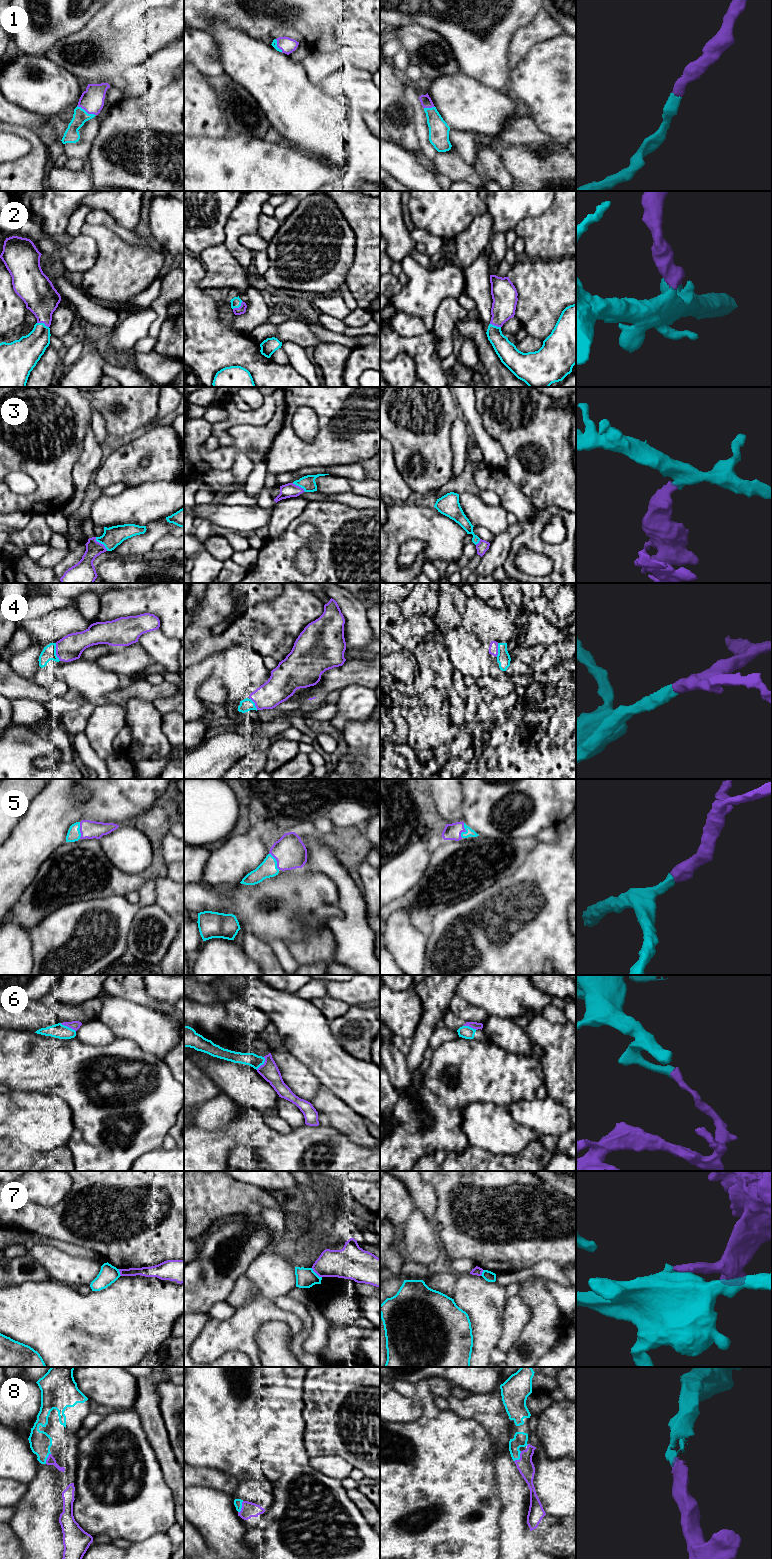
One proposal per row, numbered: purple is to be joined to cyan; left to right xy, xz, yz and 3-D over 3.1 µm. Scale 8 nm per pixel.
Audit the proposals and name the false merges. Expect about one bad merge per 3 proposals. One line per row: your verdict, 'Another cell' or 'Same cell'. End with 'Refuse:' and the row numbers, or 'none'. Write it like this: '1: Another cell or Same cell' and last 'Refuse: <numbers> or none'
1: Same cell
2: Same cell
3: Same cell
4: Same cell
5: Same cell
6: Another cell
7: Another cell
8: Same cell
Refuse: 6, 7

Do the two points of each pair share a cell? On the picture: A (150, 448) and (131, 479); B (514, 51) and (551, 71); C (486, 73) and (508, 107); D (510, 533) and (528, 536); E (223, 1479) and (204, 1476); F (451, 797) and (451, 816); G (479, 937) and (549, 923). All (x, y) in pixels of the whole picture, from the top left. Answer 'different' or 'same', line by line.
A: same
B: different
C: different
D: different
E: same
F: same
G: same

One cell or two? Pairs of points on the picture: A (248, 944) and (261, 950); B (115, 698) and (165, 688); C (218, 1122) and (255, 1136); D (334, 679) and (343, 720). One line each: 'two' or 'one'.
A: one
B: one
C: one
D: two

